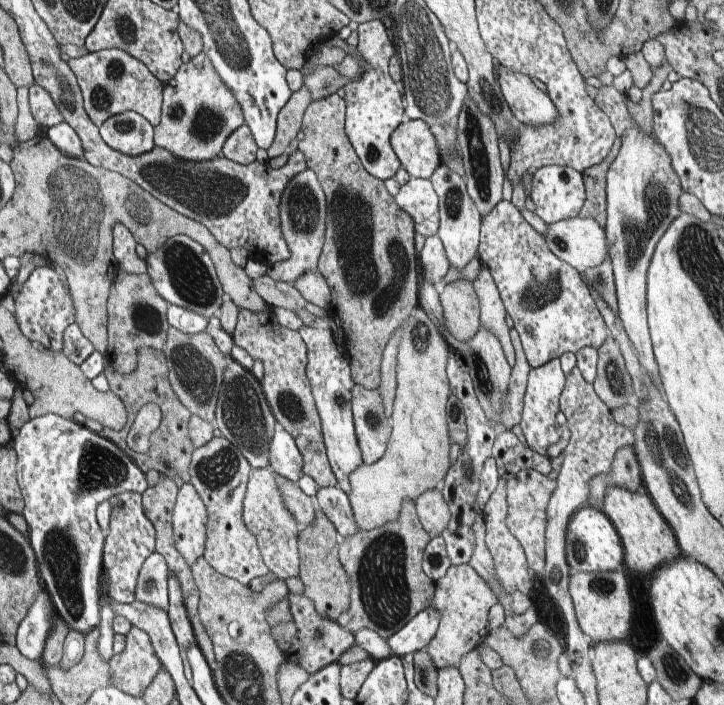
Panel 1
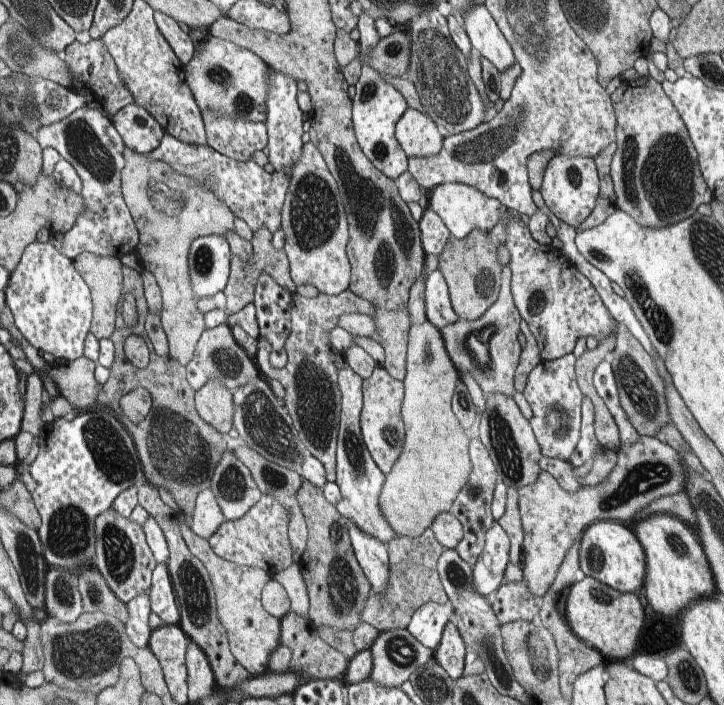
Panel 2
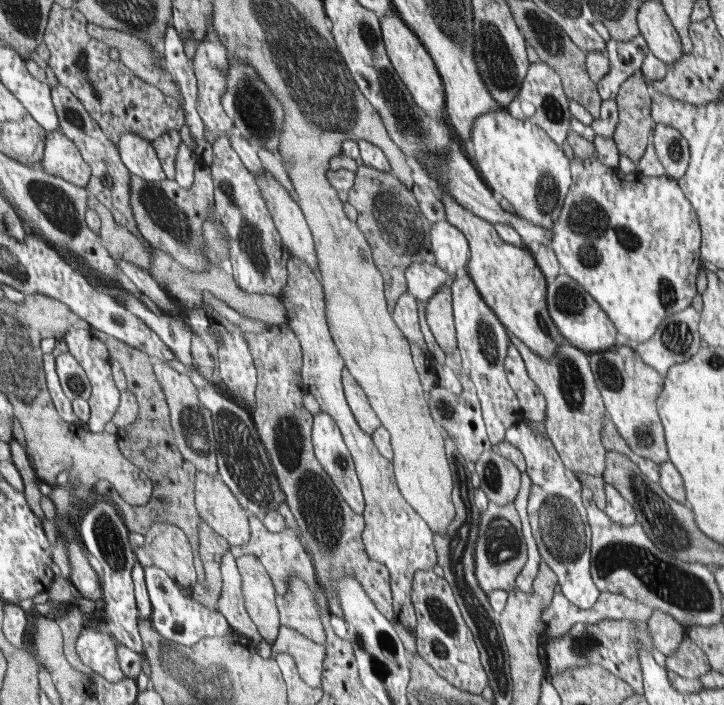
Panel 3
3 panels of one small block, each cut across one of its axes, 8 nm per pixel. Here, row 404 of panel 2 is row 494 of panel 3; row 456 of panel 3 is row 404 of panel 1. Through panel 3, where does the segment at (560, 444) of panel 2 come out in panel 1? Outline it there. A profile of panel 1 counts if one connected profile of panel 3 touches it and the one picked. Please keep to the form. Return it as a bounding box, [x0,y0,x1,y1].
[519,358,568,457]

